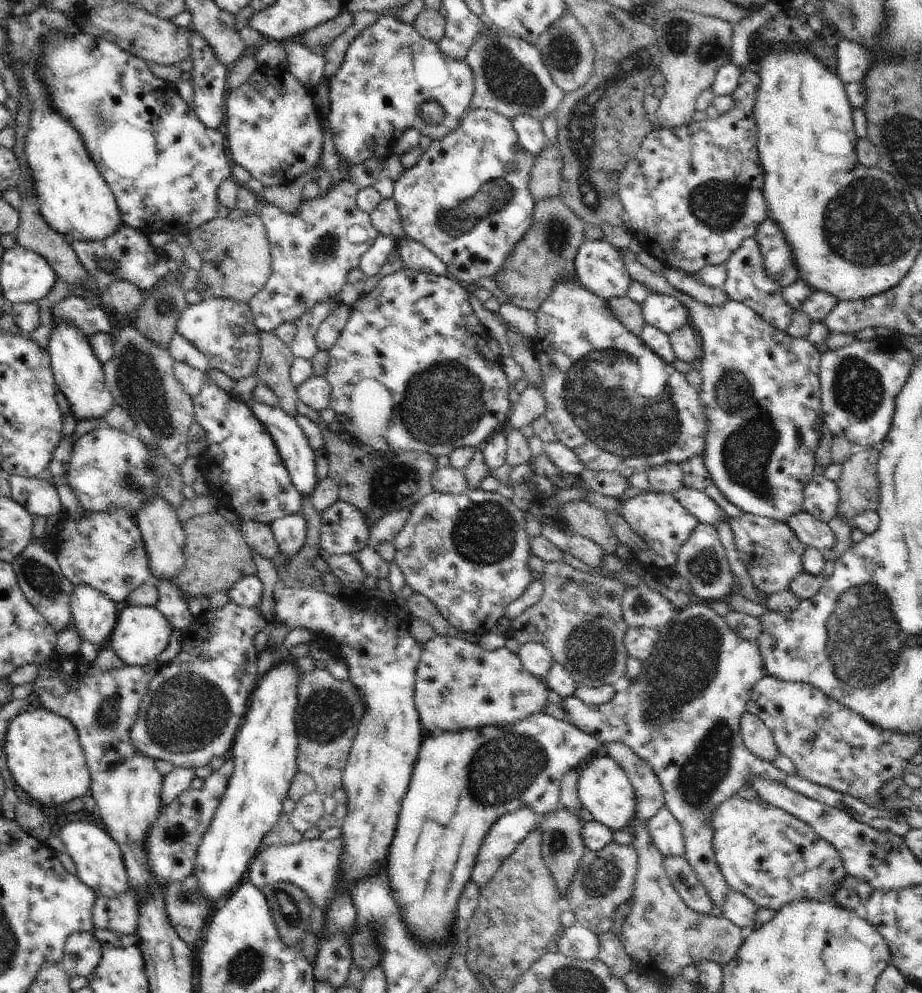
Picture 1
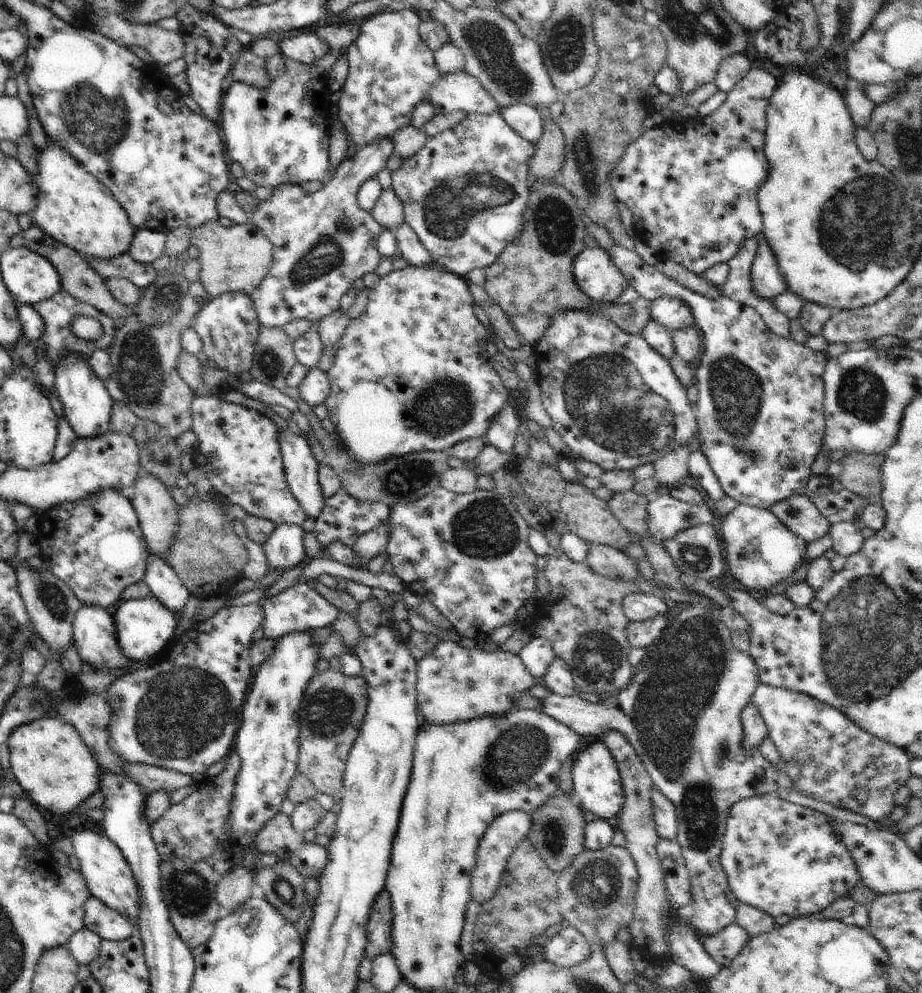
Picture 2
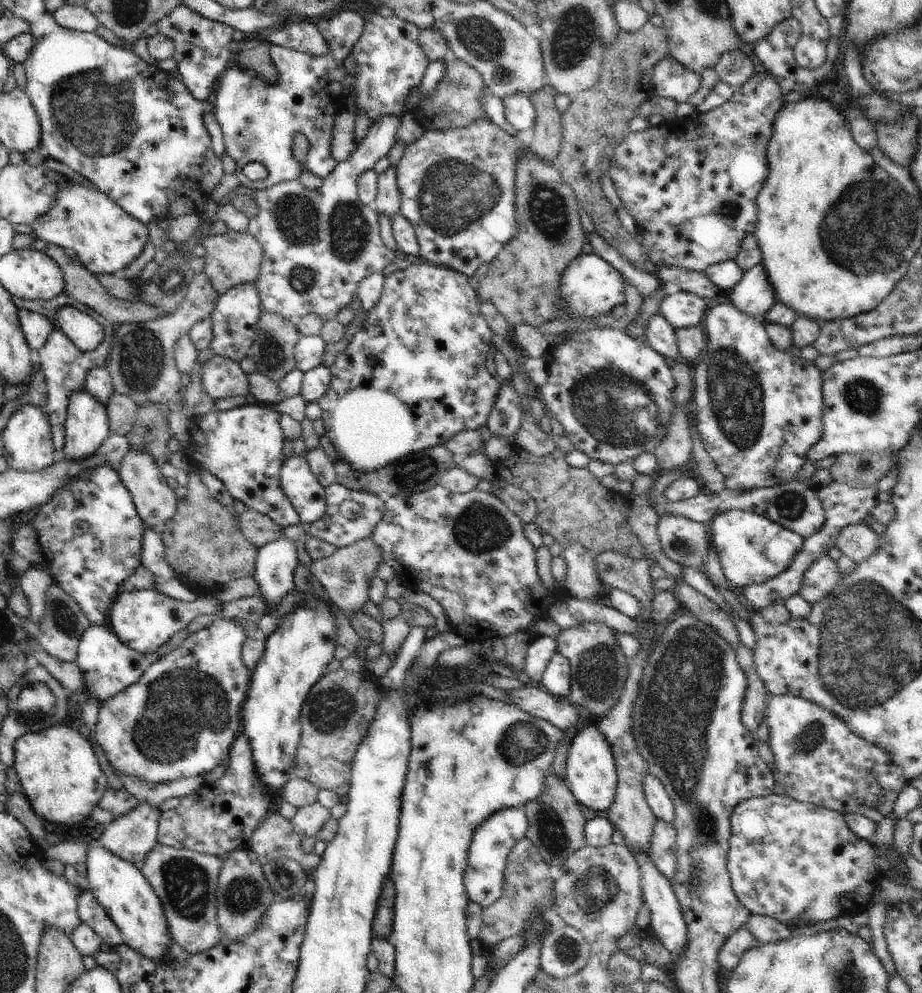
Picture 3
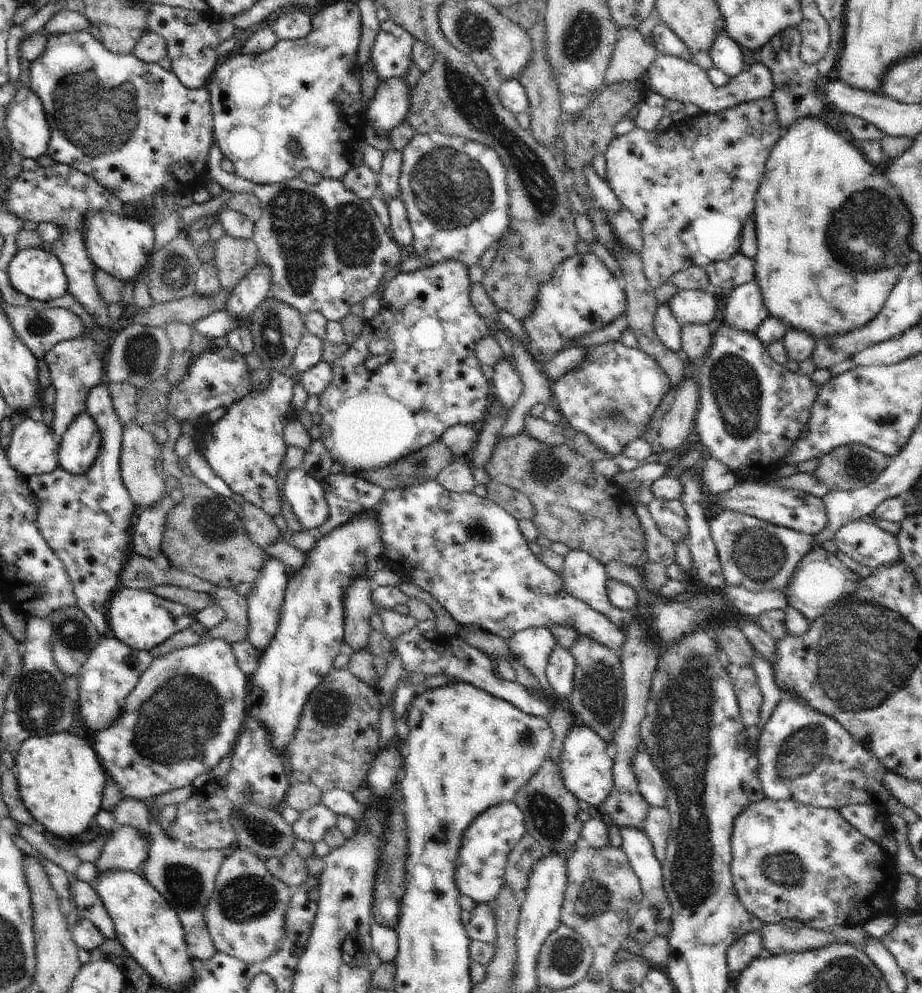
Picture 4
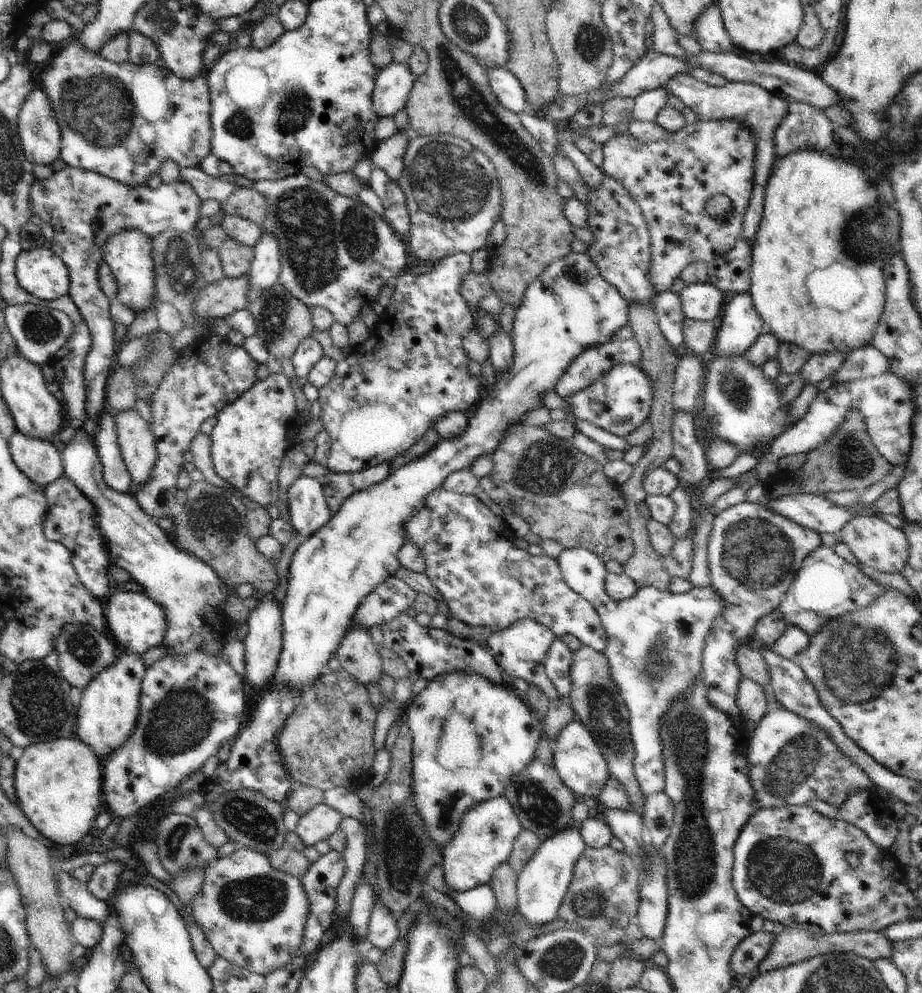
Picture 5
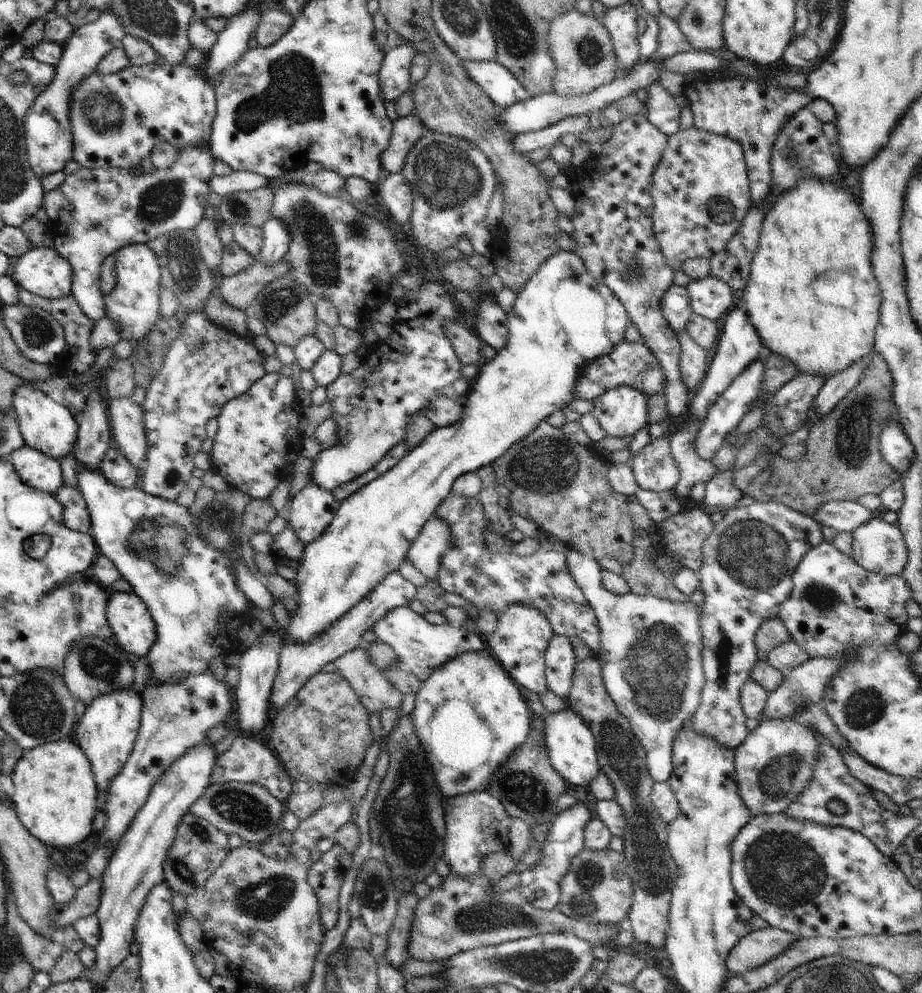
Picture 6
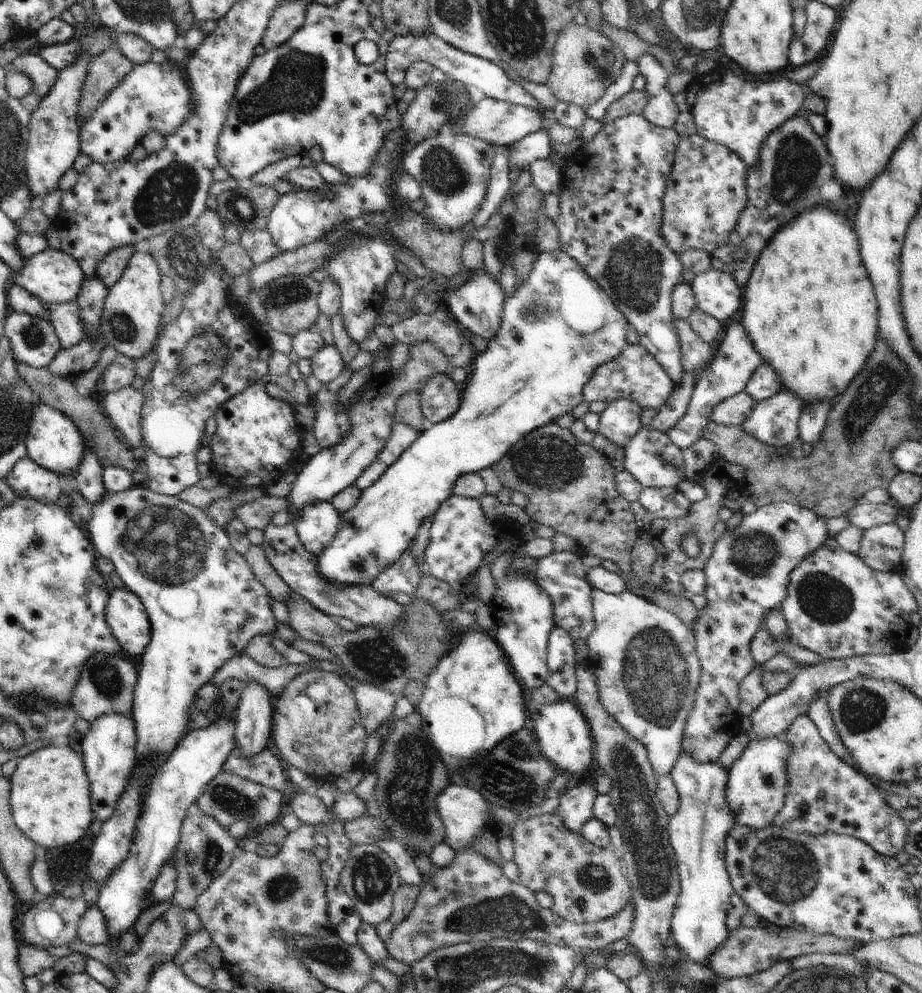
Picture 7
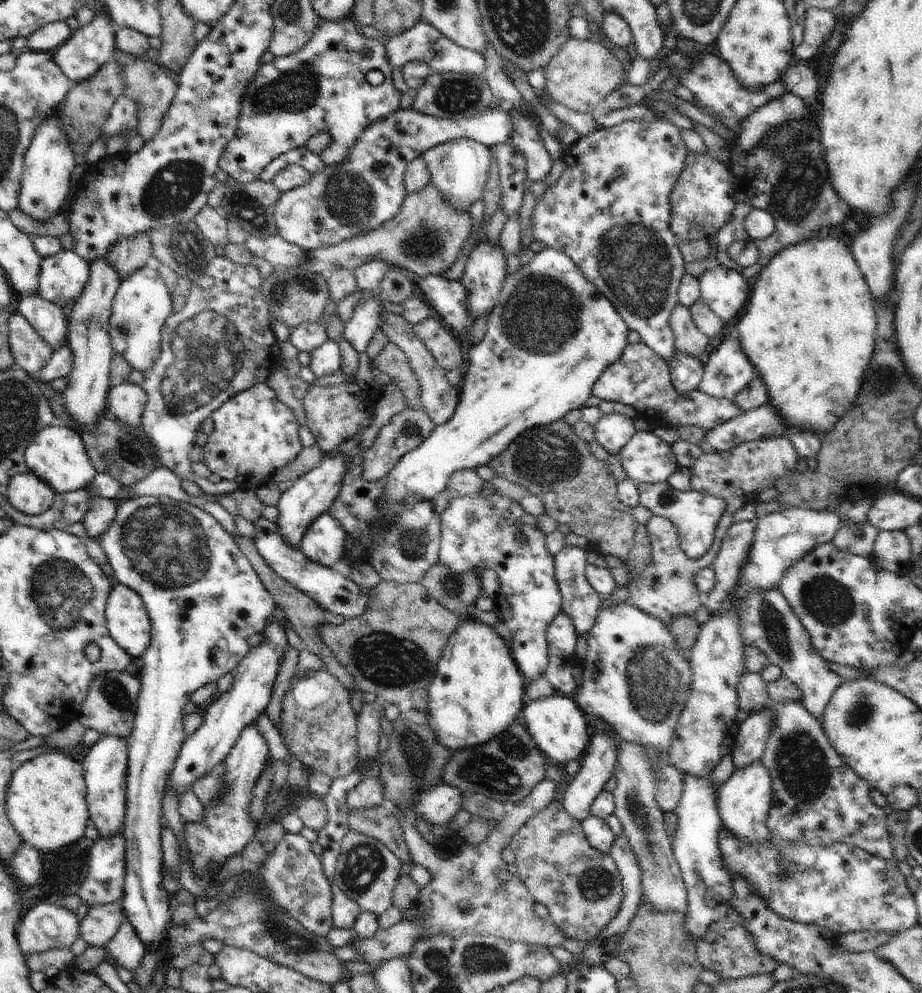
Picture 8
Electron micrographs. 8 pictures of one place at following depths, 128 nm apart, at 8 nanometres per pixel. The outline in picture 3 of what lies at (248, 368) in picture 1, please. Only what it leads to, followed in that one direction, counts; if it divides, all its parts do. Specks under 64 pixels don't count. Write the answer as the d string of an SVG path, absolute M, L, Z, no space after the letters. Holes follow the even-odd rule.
M246 282L238 284L221 294L216 301L216 308L209 316L212 318L212 332L214 338L210 348L214 354L222 354L228 360L242 362L249 355L250 347L256 338L256 324L262 314L262 302L259 297L258 282Z

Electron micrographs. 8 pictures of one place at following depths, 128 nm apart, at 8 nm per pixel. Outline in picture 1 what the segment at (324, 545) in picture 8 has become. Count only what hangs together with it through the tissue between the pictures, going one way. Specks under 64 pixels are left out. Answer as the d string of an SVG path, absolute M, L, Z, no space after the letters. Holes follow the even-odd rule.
M251 398L247 405L252 410L252 414L264 424L264 428L270 432L272 440L276 444L276 448L280 453L280 458L290 475L292 484L296 487L296 490L300 492L302 496L312 496L312 492L316 490L316 485L319 483L318 477L316 476L316 462L314 460L314 450L310 448L310 444L304 431L300 428L296 417L288 416L282 407L272 408L268 404L262 404L262 402L256 402Z

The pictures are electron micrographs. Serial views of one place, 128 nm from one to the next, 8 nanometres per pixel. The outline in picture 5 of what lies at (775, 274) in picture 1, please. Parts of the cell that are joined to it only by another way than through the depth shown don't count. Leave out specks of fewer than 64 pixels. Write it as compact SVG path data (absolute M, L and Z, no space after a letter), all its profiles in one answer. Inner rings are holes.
M750 293L734 296L719 317L717 340L714 346L718 356L744 356L750 346L765 331L765 322L758 316Z

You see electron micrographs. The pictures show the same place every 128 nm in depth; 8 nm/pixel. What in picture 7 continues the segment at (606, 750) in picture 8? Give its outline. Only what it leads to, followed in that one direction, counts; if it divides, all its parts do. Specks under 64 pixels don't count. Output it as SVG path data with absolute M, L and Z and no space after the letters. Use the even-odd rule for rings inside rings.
M594 767L579 782L570 789L566 789L559 796L557 815L570 832L581 832L582 826L593 817L593 806L596 792L596 778L600 778L603 771Z

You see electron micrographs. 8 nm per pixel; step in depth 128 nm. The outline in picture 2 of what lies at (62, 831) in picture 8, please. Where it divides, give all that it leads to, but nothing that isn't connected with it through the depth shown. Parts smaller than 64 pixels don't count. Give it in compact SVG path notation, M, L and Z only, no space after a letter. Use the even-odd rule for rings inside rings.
M53 713L19 726L8 739L8 746L14 779L22 786L24 795L39 809L44 808L58 816L68 814L72 810L78 810L78 806L82 806L90 796L100 790L100 764L92 756L90 748L84 744L78 729L59 715Z

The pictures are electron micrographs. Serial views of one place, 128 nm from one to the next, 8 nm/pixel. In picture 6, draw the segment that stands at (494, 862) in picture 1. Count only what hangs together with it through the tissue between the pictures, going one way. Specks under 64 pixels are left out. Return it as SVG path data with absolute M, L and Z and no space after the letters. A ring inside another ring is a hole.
M488 791L468 792L443 800L445 819L445 847L443 858L450 866L450 872L466 878L482 871L482 860L488 854L508 850L512 817L504 810L498 798Z

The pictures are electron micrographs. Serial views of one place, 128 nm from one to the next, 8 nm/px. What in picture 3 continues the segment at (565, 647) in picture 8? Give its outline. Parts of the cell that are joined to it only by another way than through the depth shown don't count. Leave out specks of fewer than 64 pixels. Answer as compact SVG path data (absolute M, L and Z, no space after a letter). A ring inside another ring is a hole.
M556 651L546 670L540 685L552 696L568 698L571 694L571 666L568 658Z

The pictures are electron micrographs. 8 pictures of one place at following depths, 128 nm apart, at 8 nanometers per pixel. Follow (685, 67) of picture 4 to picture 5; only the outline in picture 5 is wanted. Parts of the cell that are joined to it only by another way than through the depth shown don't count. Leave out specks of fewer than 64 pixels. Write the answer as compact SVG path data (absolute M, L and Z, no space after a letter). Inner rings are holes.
M678 74L674 76L666 86L663 86L671 96L674 94L680 98L685 106L691 108L697 116L698 121L709 120L736 120L738 124L744 124L752 130L756 138L756 158L754 158L754 190L750 198L749 206L745 214L741 236L753 241L756 236L757 228L762 222L764 197L766 196L766 186L770 172L775 167L775 142L774 135L776 128L782 124L782 120L788 114L790 102L776 96L775 93L768 92L756 84L746 84L745 82L726 82L724 86L714 86L698 80L693 75Z

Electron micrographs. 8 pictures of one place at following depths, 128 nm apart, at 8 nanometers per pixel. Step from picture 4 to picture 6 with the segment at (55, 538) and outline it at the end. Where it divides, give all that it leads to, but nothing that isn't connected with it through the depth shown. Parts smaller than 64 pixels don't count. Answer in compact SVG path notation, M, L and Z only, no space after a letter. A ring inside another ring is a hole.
M113 444L104 454L100 469L106 480L115 487L130 489L139 486L141 472ZM62 488L53 494L64 506L64 524L66 528L76 530L79 533L88 533L91 527L91 520L87 511L87 504L83 494L76 488Z

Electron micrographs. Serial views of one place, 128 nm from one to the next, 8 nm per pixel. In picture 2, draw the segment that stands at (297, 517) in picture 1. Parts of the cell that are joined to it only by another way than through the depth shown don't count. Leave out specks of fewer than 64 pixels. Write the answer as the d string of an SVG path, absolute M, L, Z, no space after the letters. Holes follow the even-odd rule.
M279 524L272 536L262 545L268 558L268 570L281 574L294 568L306 556L304 529L295 524Z

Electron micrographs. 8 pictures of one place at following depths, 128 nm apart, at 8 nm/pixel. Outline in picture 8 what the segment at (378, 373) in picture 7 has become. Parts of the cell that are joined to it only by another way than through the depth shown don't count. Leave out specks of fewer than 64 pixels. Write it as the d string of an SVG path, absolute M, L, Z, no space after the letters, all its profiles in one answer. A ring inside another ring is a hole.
M324 453L322 461L316 468L299 476L296 482L293 482L292 488L281 493L278 507L278 532L282 534L282 540L286 540L288 546L300 550L300 542L310 528L310 524L322 516L329 508L332 502L336 500L340 488L342 488L342 476L346 474L348 455Z

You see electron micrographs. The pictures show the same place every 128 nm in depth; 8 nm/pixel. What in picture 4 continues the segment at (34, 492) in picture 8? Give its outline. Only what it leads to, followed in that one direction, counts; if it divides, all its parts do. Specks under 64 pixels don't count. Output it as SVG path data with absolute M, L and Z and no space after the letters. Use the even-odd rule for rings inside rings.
M25 418L14 429L6 449L8 462L25 478L50 474L59 467L59 443L43 421Z

